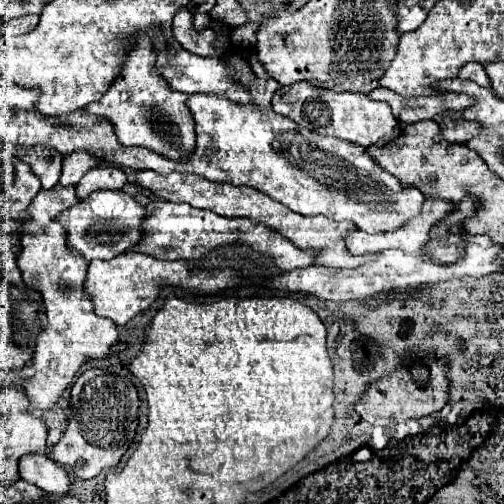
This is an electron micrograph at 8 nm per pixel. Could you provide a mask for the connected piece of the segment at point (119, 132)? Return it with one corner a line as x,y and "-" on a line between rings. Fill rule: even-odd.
141,35
137,39
133,53
127,55
121,75
107,89
109,95
103,95
97,101
97,109
83,109
91,115
107,119
121,145
125,147
147,147
171,161
189,161
195,151
195,123
191,111
185,107
187,95
171,91
171,87
153,71
153,49
149,47
149,39

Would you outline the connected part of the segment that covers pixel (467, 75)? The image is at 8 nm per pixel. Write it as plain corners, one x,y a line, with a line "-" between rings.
467,63
459,69
459,79
471,79
475,83
479,83
481,87
489,87
489,77
485,75
483,67
479,63

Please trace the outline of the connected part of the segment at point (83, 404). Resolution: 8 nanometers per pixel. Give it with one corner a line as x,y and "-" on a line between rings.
87,369
77,377
71,387
73,419
61,439
51,447
49,459
71,467
77,477
91,479
105,469
111,469
125,455
137,429
139,397
131,379
123,375
111,375
103,369

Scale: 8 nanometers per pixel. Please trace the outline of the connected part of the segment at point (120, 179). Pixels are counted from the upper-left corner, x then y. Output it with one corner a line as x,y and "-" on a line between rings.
97,165
85,173
85,177
77,183
77,199
85,199
97,189
121,189
127,177
119,167
113,165

